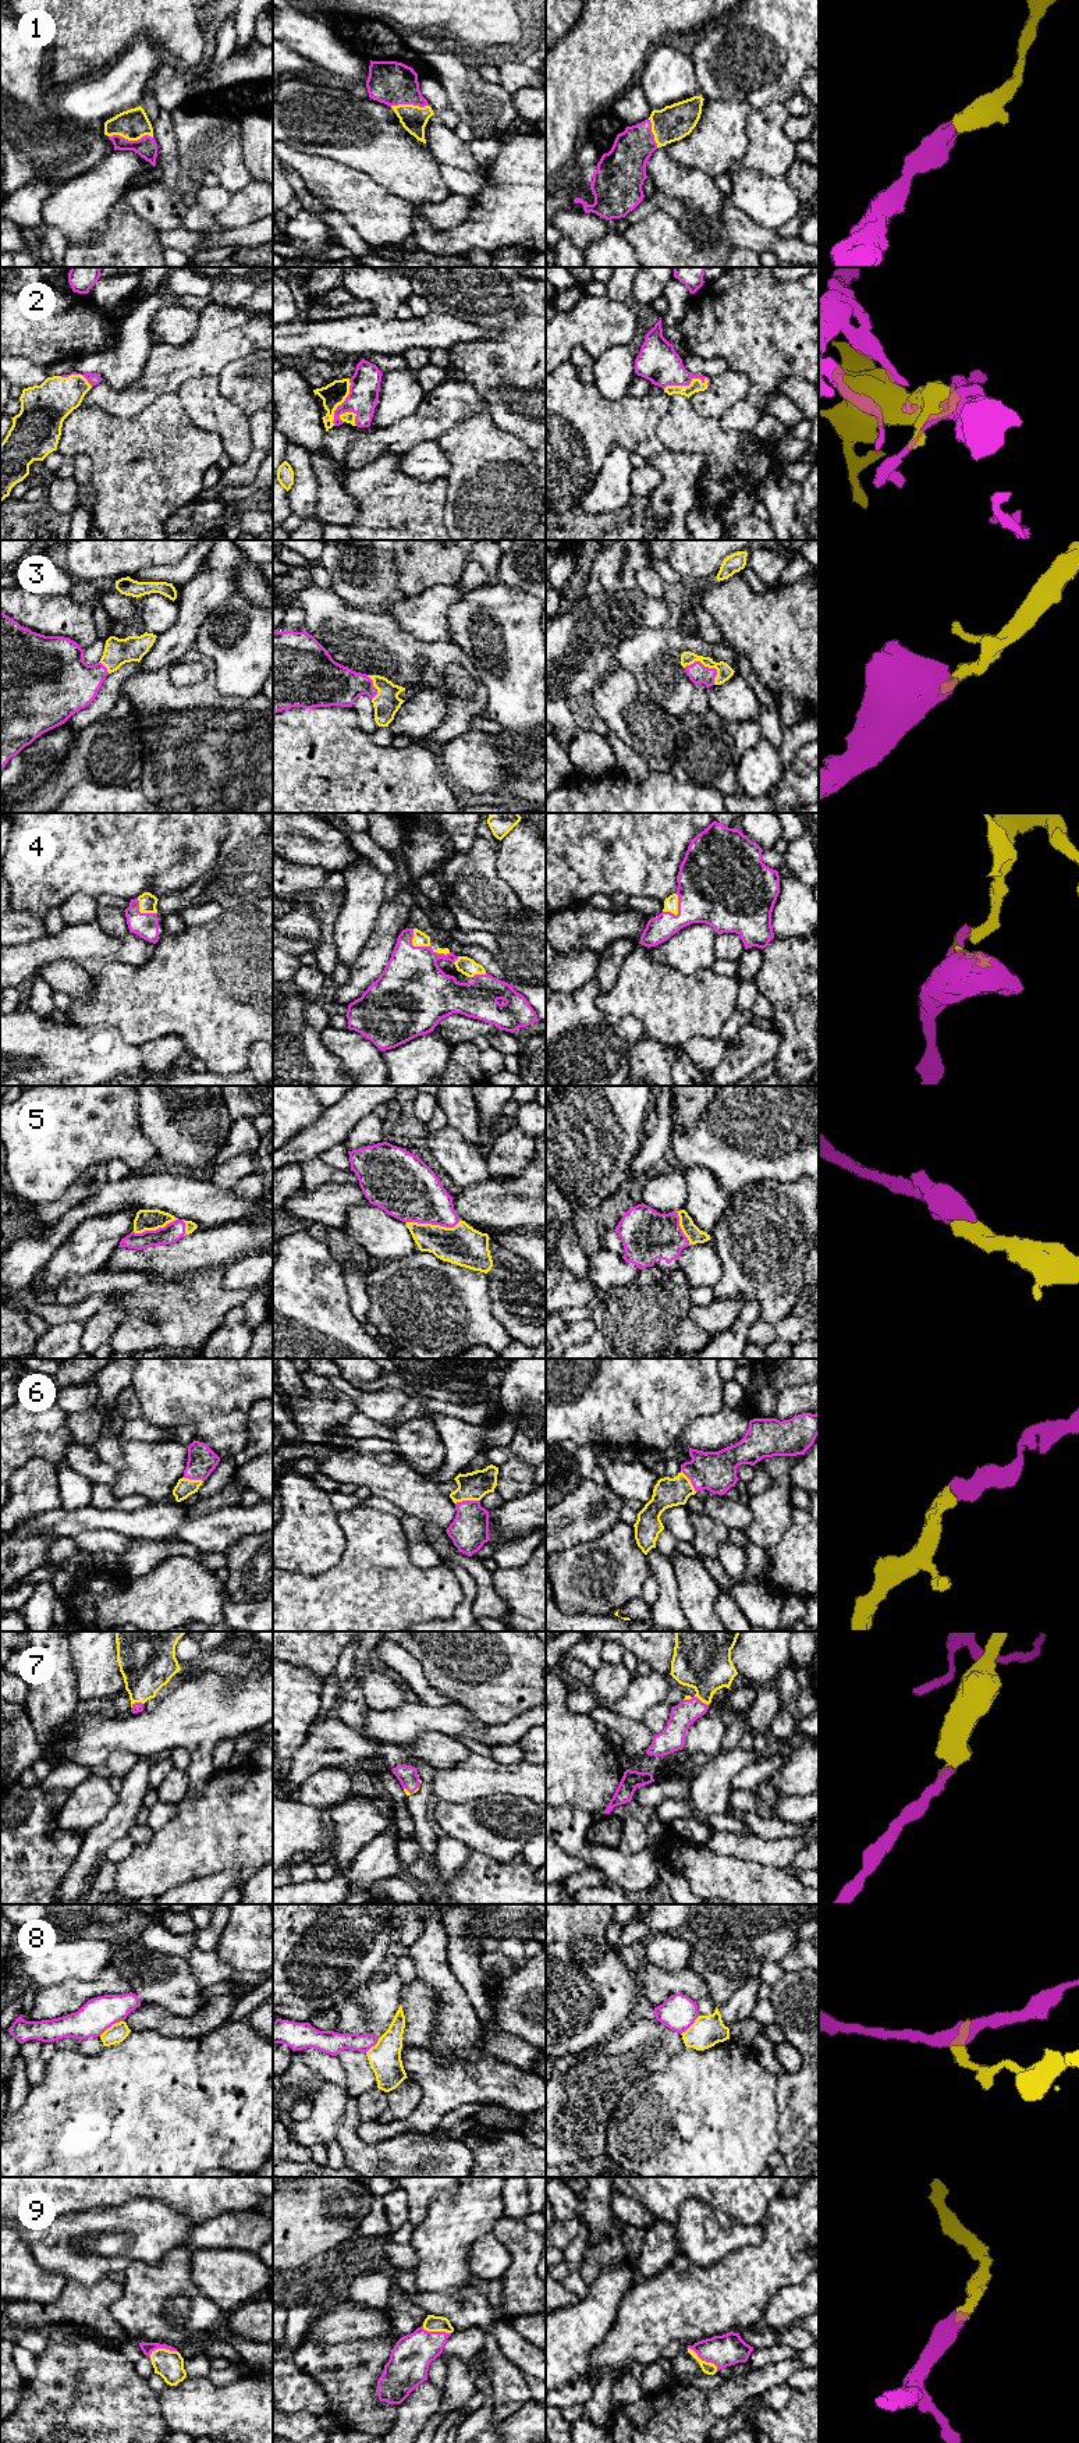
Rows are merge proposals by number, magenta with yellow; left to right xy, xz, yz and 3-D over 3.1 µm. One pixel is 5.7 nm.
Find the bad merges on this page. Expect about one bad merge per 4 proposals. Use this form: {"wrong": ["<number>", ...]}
{"wrong": ["8"]}

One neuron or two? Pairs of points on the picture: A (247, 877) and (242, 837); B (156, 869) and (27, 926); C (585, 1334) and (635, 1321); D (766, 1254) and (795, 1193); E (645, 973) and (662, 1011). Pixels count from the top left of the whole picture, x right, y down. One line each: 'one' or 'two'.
A: one
B: two
C: two
D: one
E: one

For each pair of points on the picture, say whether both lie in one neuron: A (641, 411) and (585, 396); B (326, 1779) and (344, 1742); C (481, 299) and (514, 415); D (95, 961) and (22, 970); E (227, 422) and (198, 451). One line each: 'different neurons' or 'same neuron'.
A: same neuron
B: different neurons
C: same neuron
D: same neuron
E: different neurons

